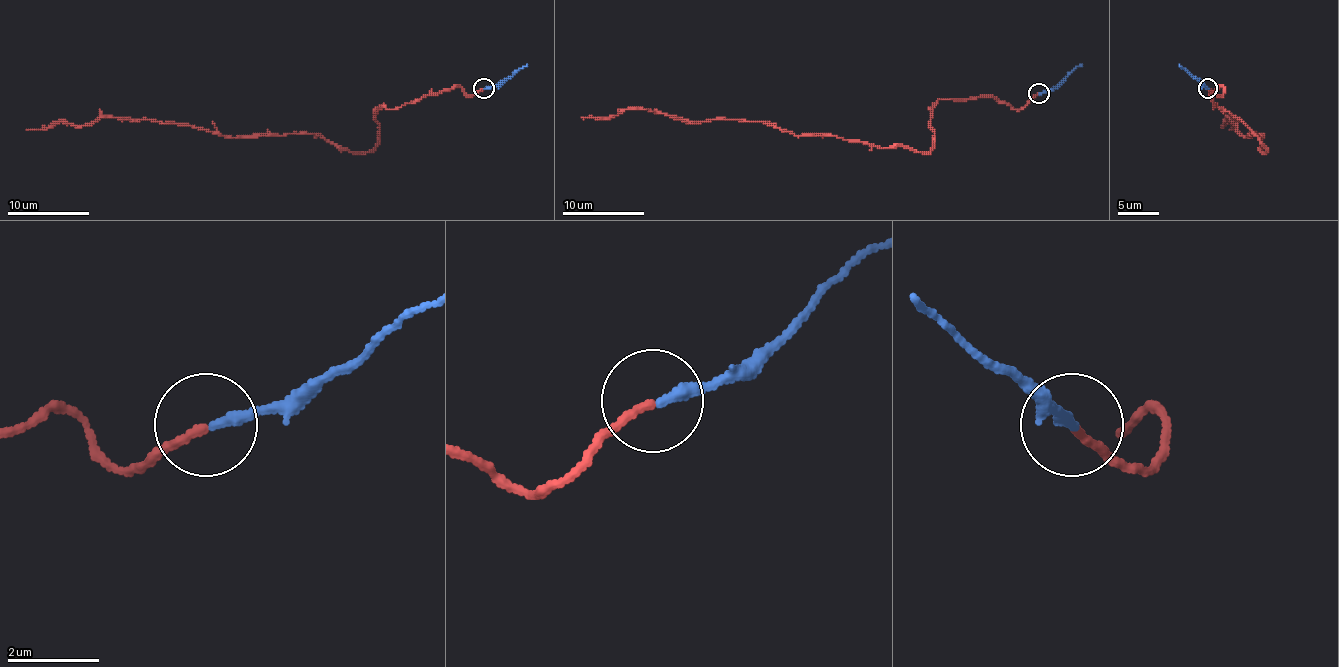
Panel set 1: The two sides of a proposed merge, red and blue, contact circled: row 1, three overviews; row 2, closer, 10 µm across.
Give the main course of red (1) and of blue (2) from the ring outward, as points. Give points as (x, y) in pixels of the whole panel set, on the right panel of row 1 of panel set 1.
1: (1207, 89), (1223, 87), (1213, 109), (1235, 115), (1266, 152), (1225, 117), (1231, 129)
2: (1207, 89), (1179, 64)

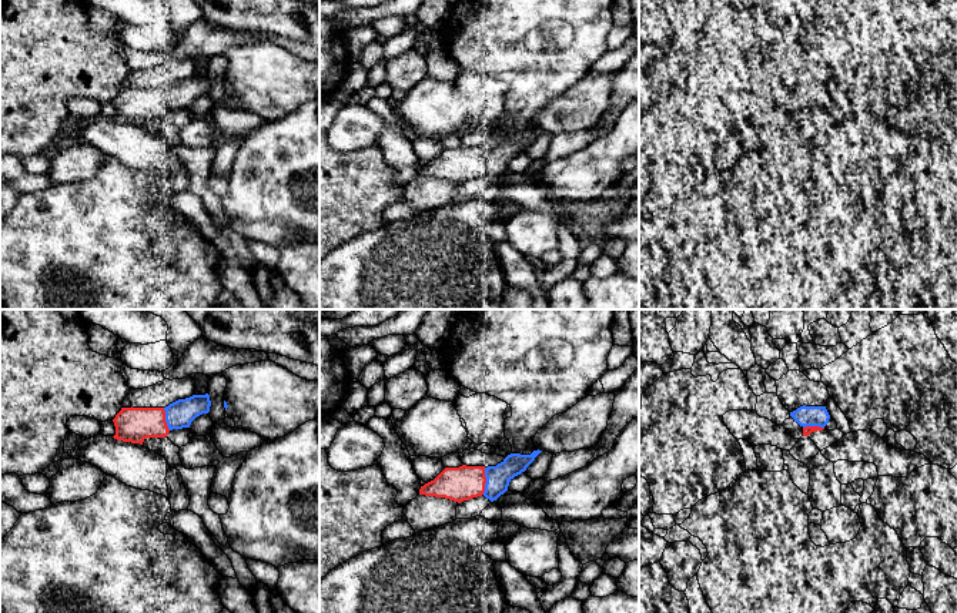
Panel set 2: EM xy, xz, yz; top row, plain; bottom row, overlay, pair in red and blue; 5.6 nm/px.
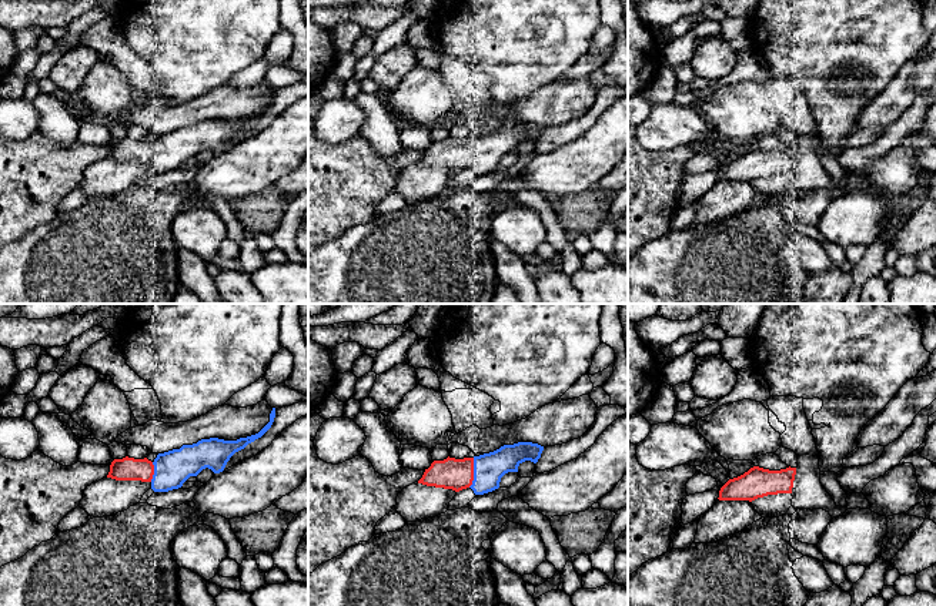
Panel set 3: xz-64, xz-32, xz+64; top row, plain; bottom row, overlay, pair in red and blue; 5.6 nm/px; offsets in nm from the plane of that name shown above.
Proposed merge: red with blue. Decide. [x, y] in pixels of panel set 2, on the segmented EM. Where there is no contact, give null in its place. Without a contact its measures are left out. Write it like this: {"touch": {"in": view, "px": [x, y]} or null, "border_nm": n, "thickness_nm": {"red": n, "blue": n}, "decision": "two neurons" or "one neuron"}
{"touch": {"in": "xz", "px": [485, 481]}, "border_nm": 150, "thickness_nm": {"red": 190, "blue": 140}, "decision": "one neuron"}

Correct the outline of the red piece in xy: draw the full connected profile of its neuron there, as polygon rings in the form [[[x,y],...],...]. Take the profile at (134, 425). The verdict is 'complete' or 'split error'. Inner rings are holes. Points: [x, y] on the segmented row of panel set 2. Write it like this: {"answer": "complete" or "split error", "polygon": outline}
{"answer": "split error", "polygon": [[[193,395],[165,408],[121,408],[113,419],[117,441],[140,443],[147,438],[165,438],[173,429],[190,428],[191,422],[208,413],[210,395]]]}

